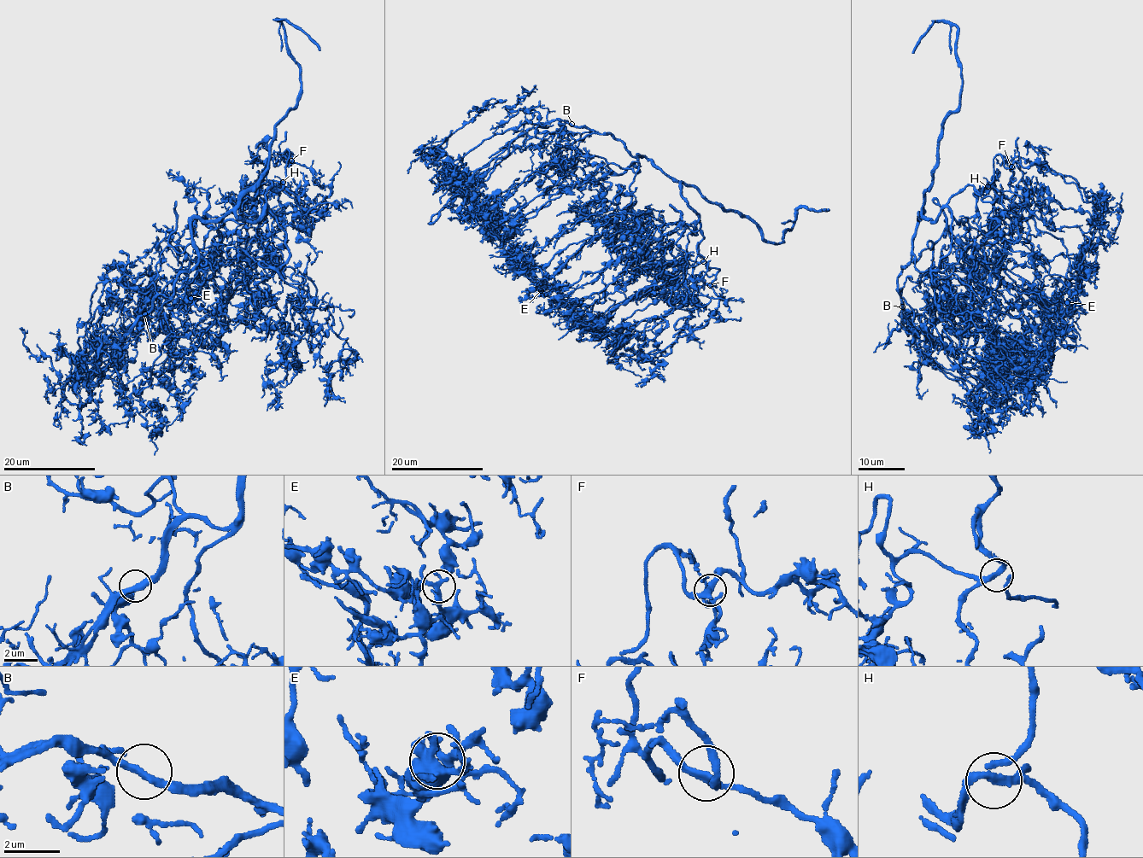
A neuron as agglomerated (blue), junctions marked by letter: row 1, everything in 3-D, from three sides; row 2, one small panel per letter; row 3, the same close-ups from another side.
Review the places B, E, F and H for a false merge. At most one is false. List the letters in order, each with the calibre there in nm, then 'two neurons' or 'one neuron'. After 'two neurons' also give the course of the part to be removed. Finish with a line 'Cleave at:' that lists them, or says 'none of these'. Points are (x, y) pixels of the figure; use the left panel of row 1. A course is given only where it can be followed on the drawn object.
B: calibre 240 nm; one neuron
E: calibre 220 nm; one neuron
F: calibre 260 nm; one neuron
H: calibre 240 nm; one neuron
Cleave at: none of these

